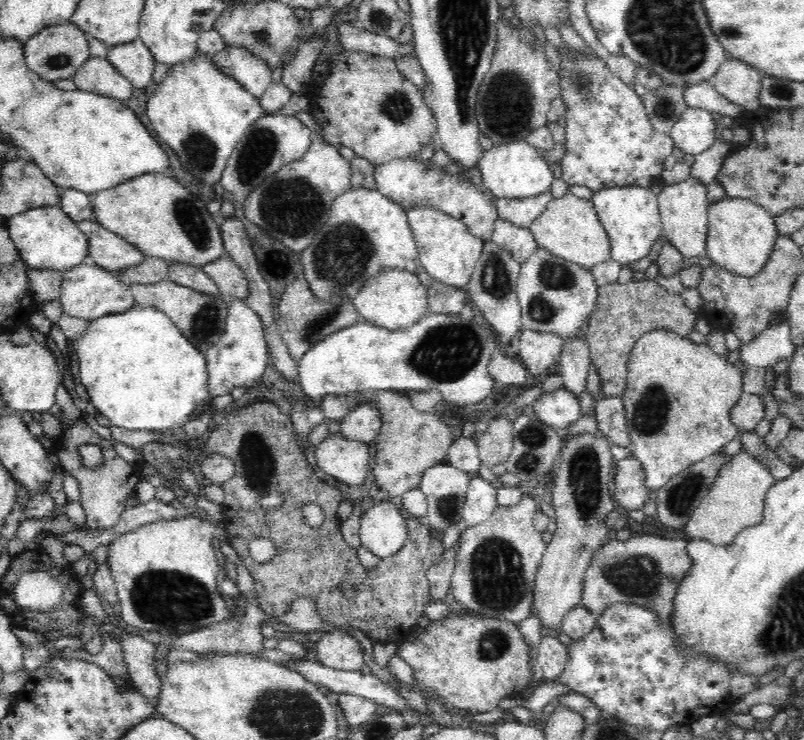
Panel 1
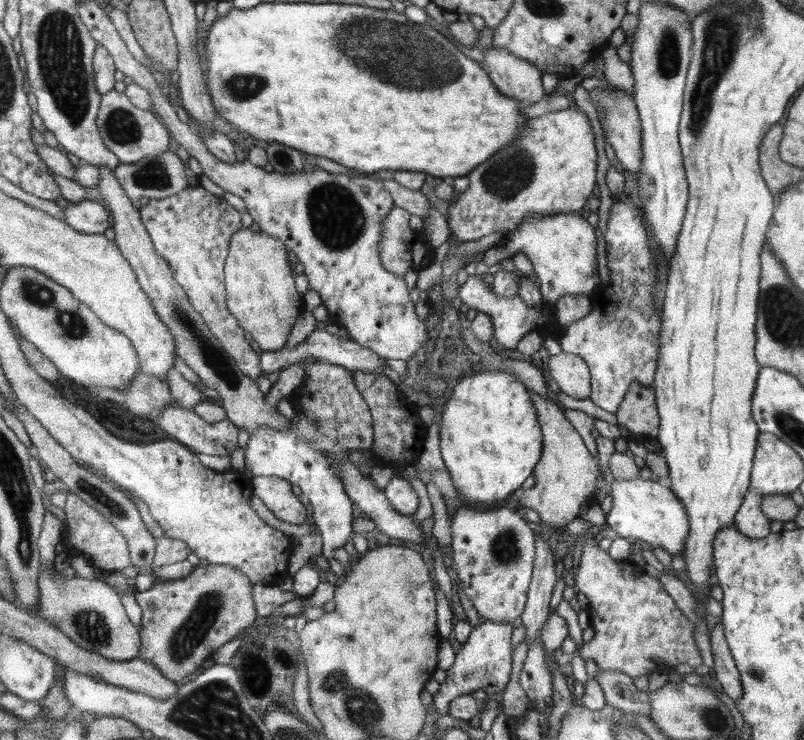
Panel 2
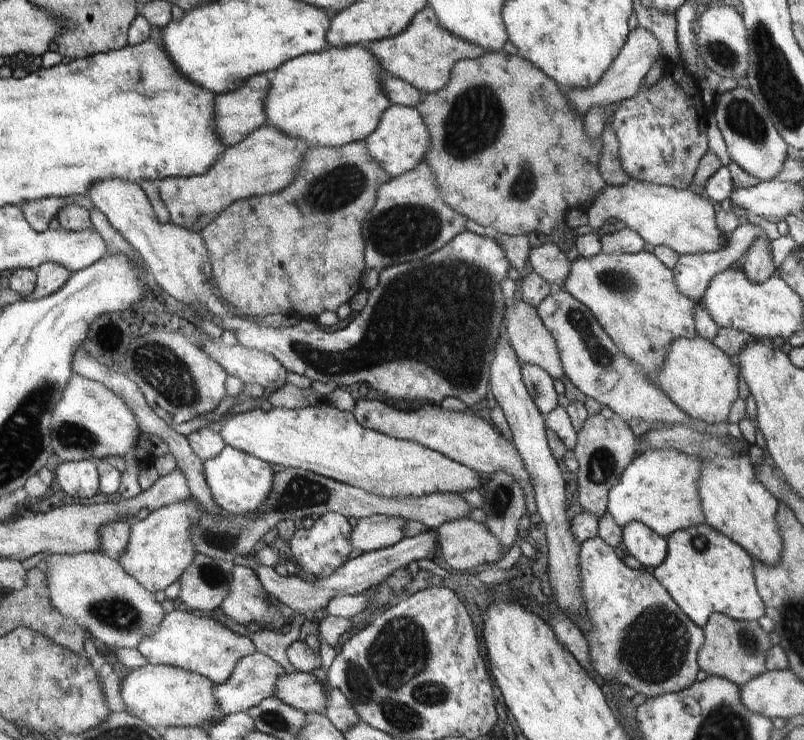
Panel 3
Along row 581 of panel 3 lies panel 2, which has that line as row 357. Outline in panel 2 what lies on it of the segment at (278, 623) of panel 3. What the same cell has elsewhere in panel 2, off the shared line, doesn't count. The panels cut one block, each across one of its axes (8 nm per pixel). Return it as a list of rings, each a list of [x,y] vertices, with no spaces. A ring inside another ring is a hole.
[[[198,184],[195,186],[189,185],[188,188],[180,191],[180,193],[166,198],[151,198],[146,206],[139,207],[139,213],[141,214],[142,223],[144,223],[152,239],[154,249],[168,263],[174,279],[184,289],[190,304],[192,304],[196,312],[200,313],[202,320],[224,347],[226,353],[236,362],[238,370],[252,381],[262,376],[259,368],[260,354],[252,350],[252,347],[250,347],[244,337],[245,330],[238,324],[234,315],[230,314],[226,304],[224,263],[226,262],[230,241],[232,241],[234,233],[242,229],[240,212],[232,207],[224,197],[210,194]]]

